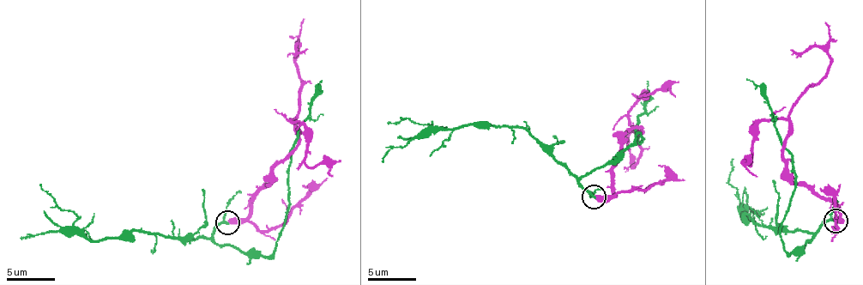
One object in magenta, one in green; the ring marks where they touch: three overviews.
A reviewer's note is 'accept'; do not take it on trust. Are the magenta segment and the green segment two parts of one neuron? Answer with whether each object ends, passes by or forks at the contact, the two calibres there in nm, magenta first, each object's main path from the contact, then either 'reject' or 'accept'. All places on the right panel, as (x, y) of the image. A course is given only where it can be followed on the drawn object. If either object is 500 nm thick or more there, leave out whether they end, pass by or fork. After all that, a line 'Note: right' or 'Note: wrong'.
magenta ends | green passes by | 440/170 nm | magenta via (835, 221), (839, 209), (798, 184), (787, 172), (781, 154), (791, 105), (829, 63), (820, 47), (790, 51) | green via (835, 221), (818, 227), (805, 249), (784, 249), (781, 221), (794, 190), (792, 154), (766, 96), (746, 78) | reject
Note: wrong

